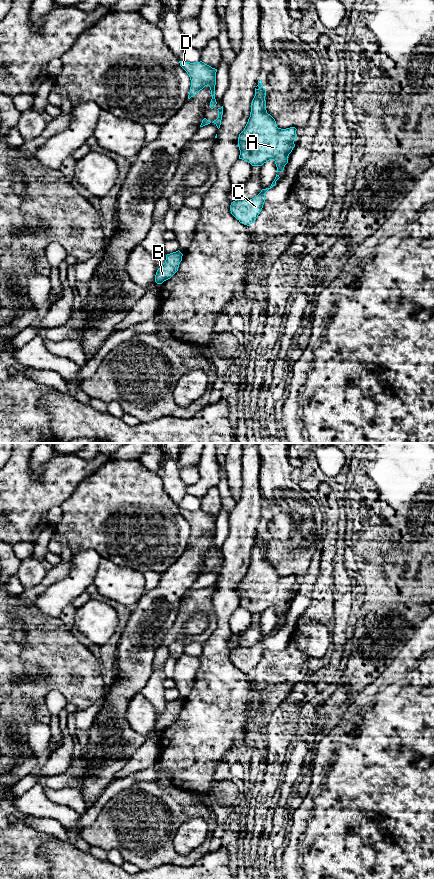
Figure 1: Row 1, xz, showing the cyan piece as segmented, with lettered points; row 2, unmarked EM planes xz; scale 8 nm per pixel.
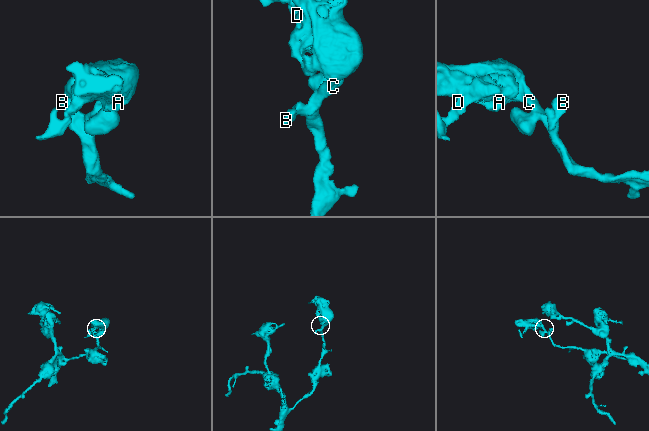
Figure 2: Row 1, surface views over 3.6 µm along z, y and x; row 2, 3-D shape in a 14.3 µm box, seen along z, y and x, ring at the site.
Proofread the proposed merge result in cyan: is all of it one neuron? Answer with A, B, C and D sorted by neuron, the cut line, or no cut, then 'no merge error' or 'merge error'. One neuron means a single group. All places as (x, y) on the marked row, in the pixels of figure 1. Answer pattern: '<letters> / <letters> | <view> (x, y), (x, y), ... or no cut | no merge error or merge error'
A B C D | no cut | no merge error

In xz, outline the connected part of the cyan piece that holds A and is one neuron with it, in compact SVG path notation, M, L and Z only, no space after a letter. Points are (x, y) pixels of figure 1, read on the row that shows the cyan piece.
M259 81L251 103L251 112L244 130L239 134L239 159L252 166L262 166L274 160L277 172L282 172L288 163L288 156L295 147L296 128L281 129L266 110L266 89Z

